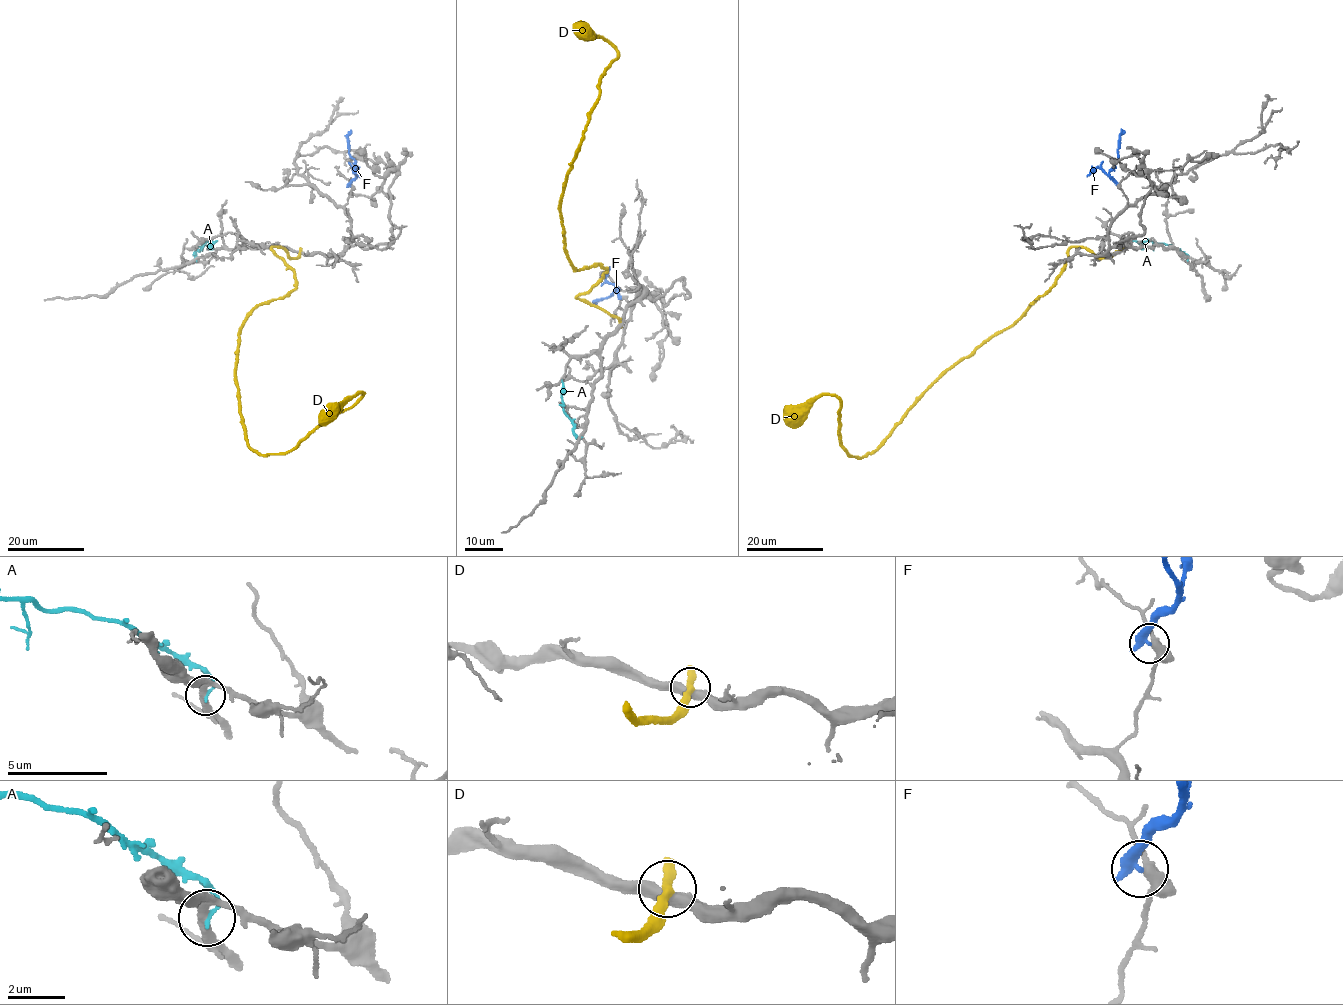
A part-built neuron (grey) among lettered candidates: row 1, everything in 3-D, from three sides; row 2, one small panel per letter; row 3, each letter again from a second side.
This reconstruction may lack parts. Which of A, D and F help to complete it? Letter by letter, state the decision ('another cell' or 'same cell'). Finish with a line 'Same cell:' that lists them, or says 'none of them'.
A: another cell
D: another cell
F: another cell
Same cell: none of them

